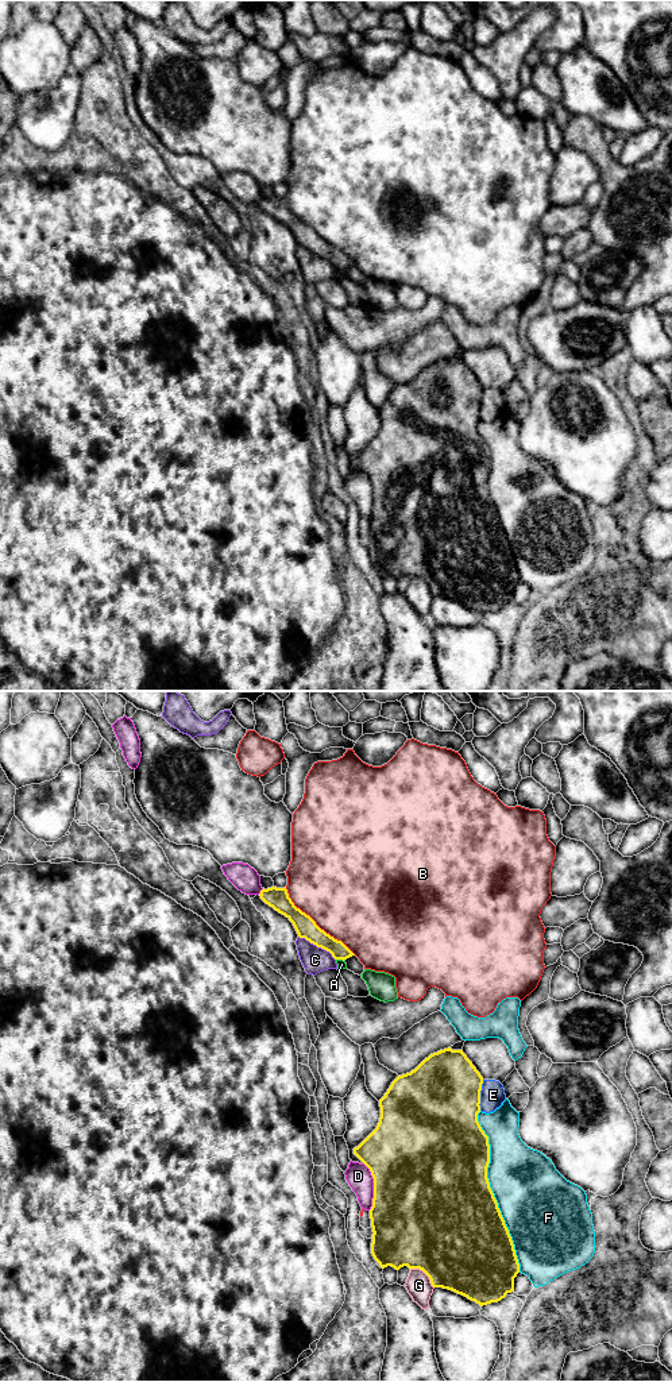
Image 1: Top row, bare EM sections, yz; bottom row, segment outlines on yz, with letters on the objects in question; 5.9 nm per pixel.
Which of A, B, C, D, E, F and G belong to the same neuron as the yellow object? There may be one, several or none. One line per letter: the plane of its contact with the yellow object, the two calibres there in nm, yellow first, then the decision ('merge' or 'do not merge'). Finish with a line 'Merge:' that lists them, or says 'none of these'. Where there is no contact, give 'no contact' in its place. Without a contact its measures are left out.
A: meets yellow in yz; 110 nm thick on the yellow side, 50 nm on the other; do not merge
B: meets yellow in yz; 120 nm thick on the yellow side, 480 nm on the other; do not merge
C: meets yellow in yz; 120 nm thick on the yellow side, 160 nm on the other; do not merge
D: meets yellow in yz; 500 nm thick on the yellow side, 150 nm on the other; do not merge
E: meets yellow in yz; 480 nm thick on the yellow side, 140 nm on the other; do not merge
F: meets yellow in yz; 500 nm thick on the yellow side, 420 nm on the other; do not merge
G: meets yellow in yz; 500 nm thick on the yellow side, 150 nm on the other; do not merge
Merge: none of these

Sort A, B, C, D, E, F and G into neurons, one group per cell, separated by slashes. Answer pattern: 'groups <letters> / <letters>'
groups A / B / C D / E / F / G

